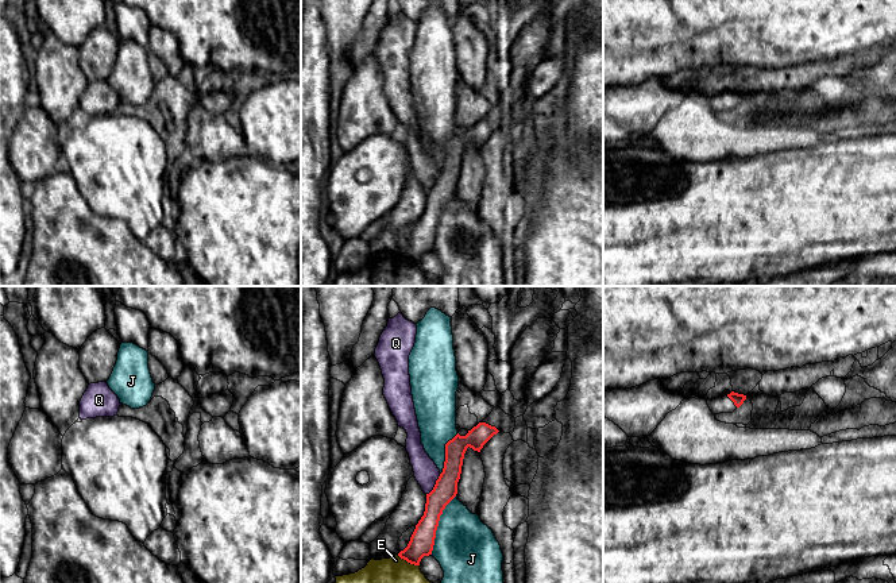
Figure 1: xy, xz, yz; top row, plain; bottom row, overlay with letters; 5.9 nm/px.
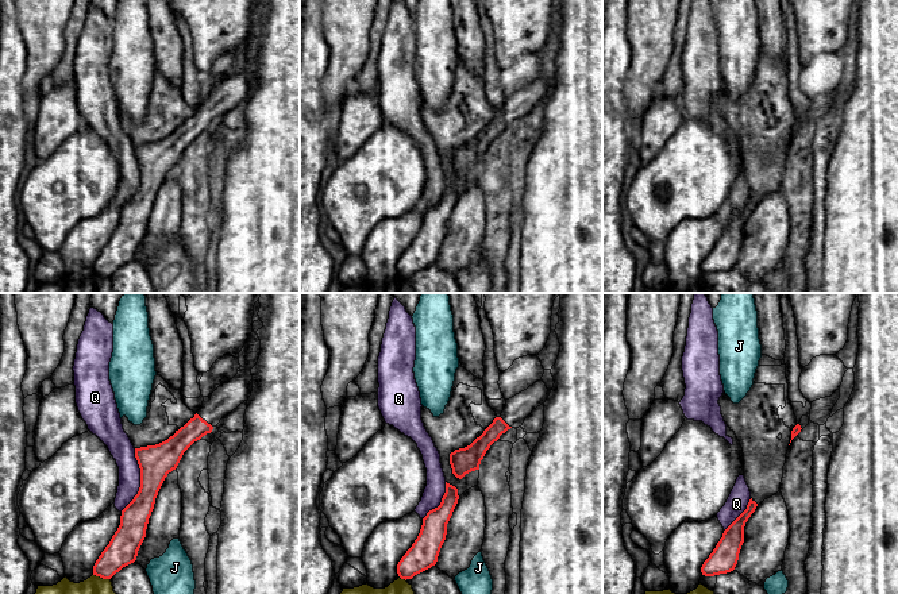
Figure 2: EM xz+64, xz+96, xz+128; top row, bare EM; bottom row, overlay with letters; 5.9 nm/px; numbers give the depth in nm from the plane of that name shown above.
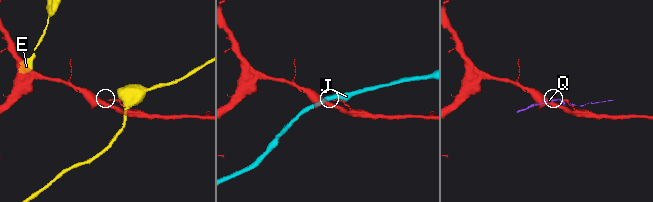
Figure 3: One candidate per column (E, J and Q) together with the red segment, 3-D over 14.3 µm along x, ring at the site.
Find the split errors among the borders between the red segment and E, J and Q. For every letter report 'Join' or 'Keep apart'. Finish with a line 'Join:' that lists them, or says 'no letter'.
E: Keep apart
J: Keep apart
Q: Keep apart
Join: no letter

